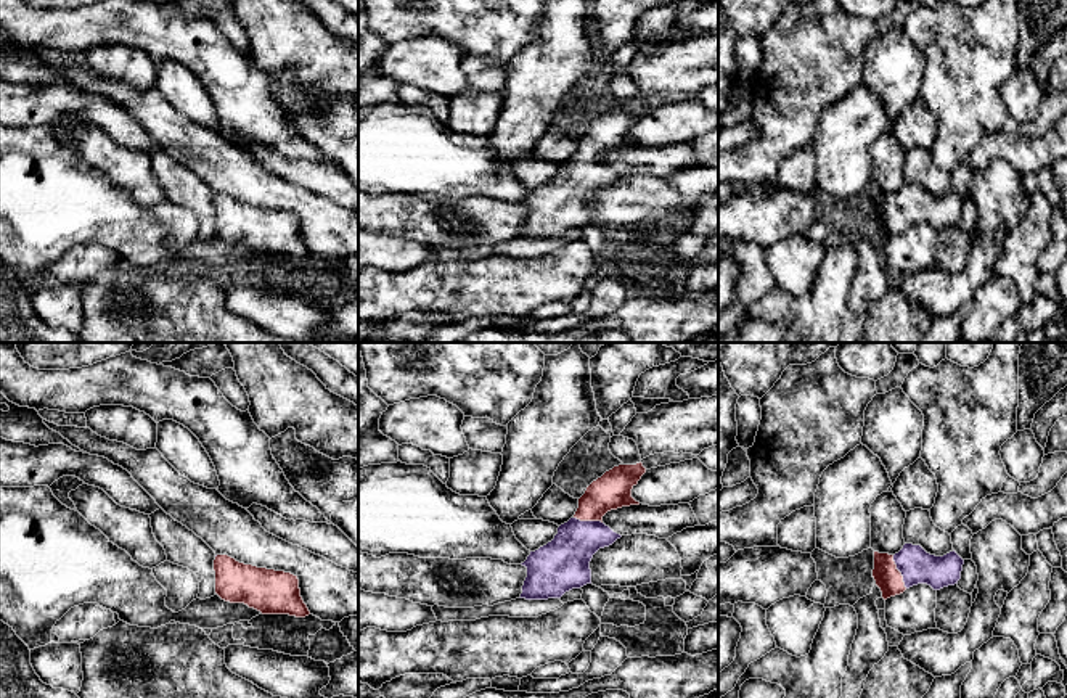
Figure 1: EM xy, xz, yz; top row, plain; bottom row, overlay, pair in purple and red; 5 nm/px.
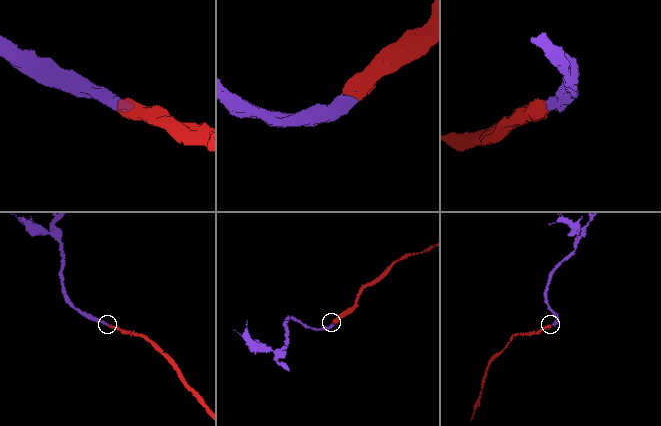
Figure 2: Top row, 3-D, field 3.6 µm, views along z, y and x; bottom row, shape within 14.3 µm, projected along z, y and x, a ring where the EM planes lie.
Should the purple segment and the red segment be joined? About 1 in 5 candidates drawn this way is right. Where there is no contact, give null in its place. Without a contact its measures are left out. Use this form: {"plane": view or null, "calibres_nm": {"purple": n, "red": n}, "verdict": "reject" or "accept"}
{"plane": "yz", "calibres_nm": {"purple": 170, "red": 140}, "verdict": "accept"}

